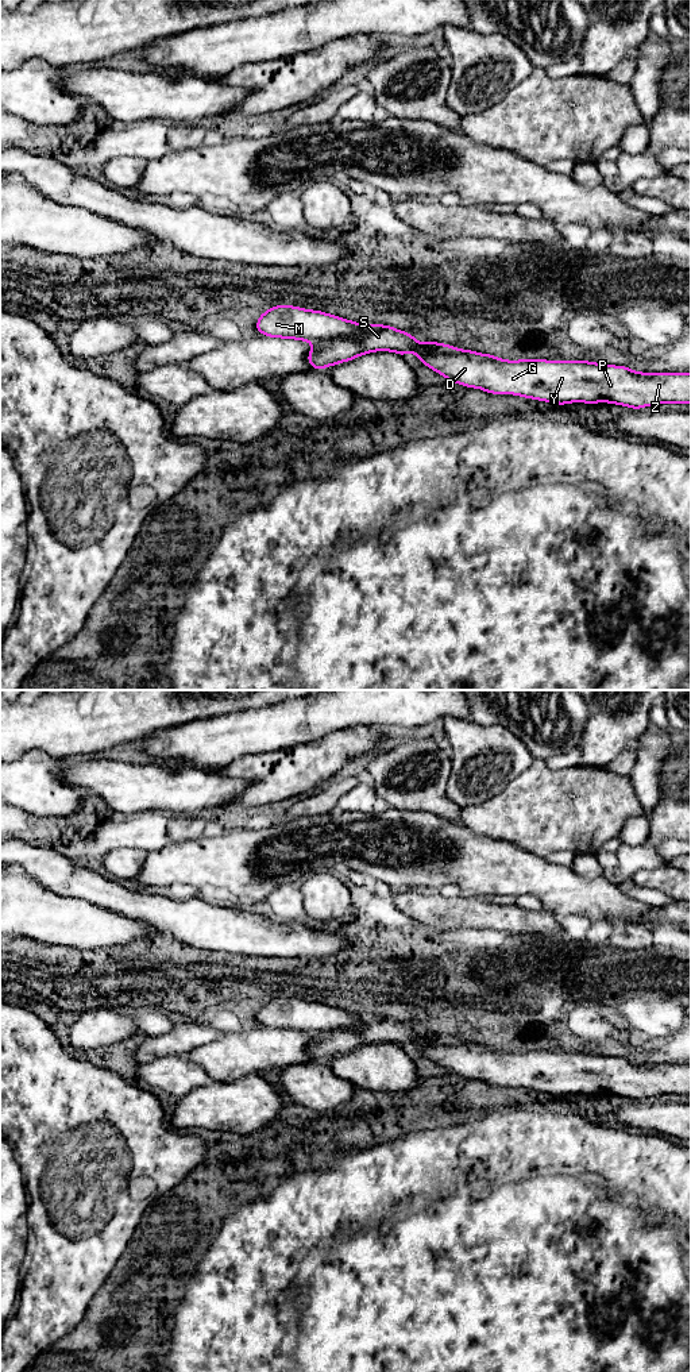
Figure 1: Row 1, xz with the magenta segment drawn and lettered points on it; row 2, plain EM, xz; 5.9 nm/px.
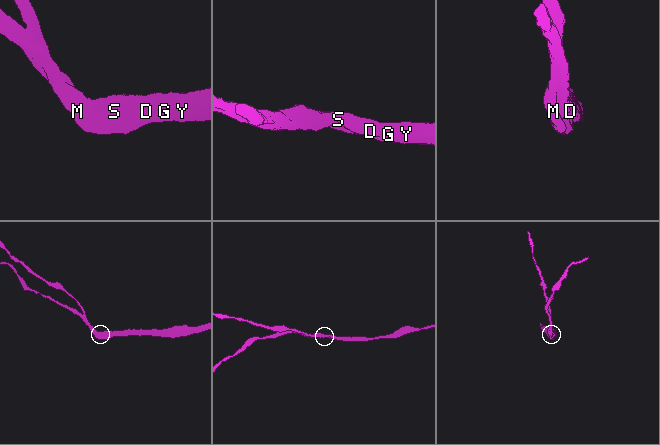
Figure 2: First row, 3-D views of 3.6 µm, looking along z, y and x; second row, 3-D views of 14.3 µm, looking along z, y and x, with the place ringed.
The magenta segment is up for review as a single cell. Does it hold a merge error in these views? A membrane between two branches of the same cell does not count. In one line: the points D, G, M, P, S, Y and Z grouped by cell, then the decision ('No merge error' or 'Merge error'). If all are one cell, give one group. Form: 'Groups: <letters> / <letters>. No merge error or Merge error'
Groups: D G M P Y Z / S. Merge error

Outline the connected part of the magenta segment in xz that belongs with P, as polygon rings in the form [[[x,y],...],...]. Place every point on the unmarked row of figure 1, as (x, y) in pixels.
[[[426,1033],[416,1044],[421,1053],[444,1067],[447,1072],[467,1079],[478,1079],[494,1086],[517,1086],[552,1095],[611,1094],[633,1101],[676,1094],[691,1095],[691,1065],[687,1064],[638,1064],[625,1057],[611,1057],[586,1052],[503,1052],[489,1045]]]

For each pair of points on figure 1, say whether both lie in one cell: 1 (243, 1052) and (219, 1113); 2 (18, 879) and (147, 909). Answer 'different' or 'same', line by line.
1: different
2: different

